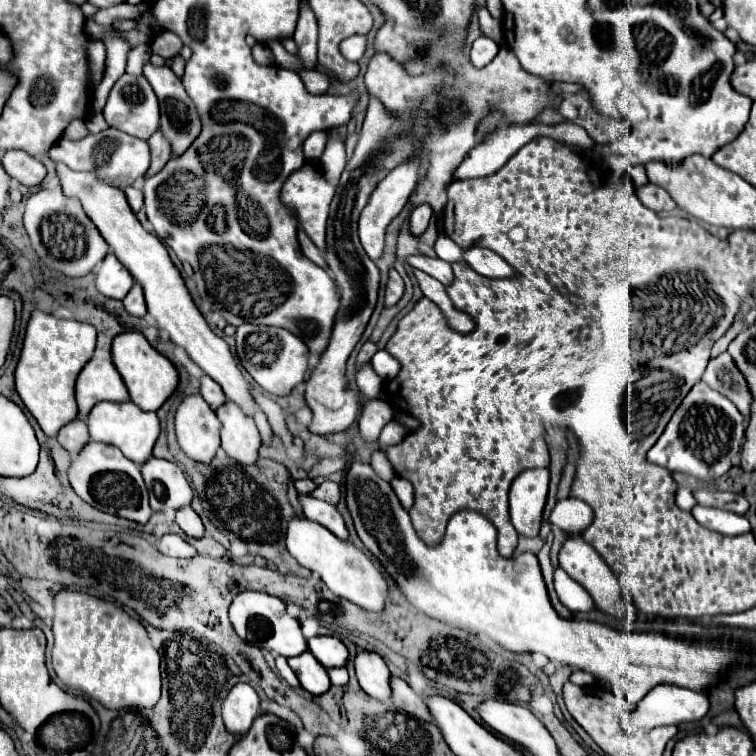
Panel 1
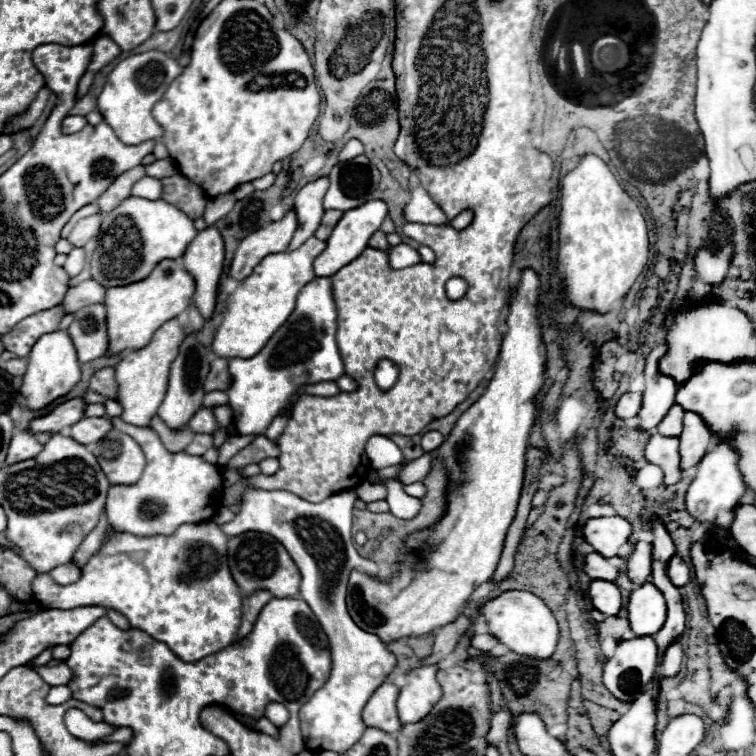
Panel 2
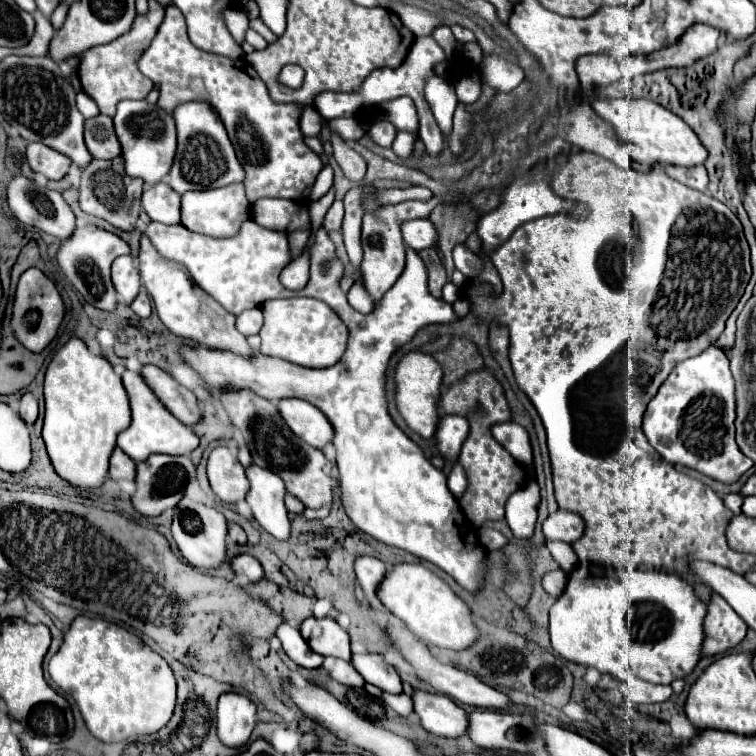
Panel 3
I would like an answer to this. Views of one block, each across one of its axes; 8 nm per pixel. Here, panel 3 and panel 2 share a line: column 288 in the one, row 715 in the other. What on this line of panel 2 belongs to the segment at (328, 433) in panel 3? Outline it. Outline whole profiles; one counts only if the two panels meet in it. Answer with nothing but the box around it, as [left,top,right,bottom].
[398,666,442,724]

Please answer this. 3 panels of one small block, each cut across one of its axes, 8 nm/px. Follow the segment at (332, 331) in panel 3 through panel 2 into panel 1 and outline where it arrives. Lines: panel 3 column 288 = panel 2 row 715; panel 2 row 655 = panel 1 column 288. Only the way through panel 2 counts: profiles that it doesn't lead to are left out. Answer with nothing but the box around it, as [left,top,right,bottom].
[236,326,308,396]

